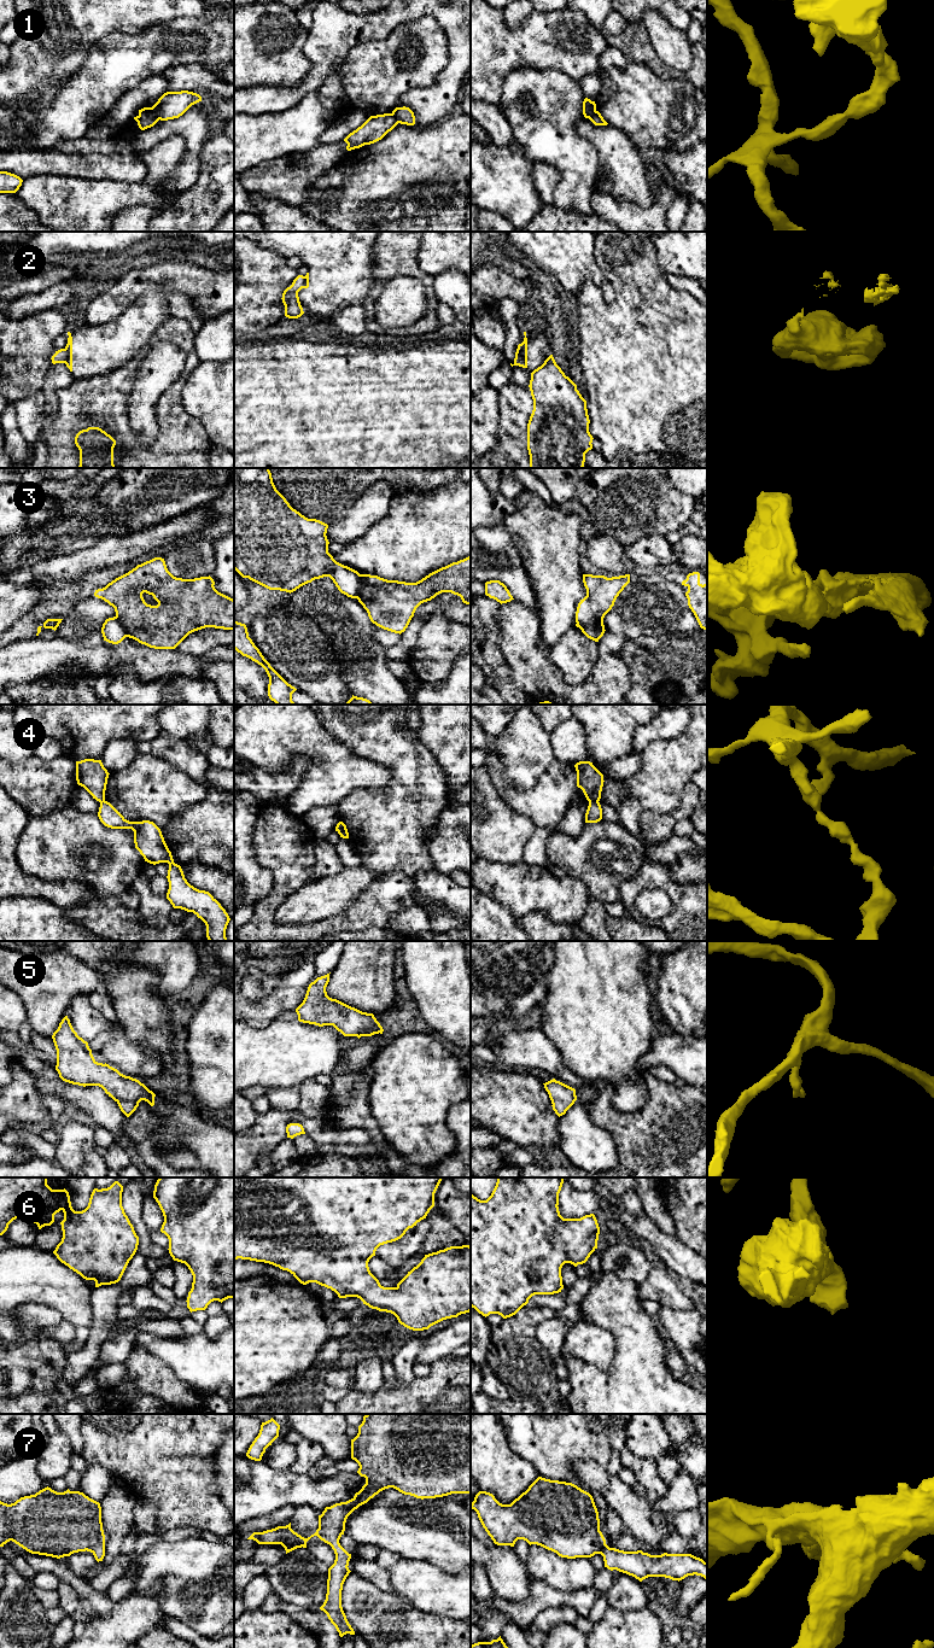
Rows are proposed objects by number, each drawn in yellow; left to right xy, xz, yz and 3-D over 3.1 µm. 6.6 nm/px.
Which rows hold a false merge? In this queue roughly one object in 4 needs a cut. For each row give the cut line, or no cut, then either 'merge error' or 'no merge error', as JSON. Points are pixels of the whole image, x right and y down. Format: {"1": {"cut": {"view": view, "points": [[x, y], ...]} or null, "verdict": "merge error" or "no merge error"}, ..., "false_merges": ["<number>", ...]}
{"1": {"cut": {"view": "xy", "points": [[152, 106], [158, 120]]}, "verdict": "merge error"}, "2": {"cut": {"view": "xy", "points": [[63, 349], [66, 355], [64, 362]]}, "verdict": "merge error"}, "3": {"cut": {"view": "yz", "points": [[577, 623], [595, 625], [605, 630]]}, "verdict": "merge error"}, "4": {"cut": {"view": "yz", "points": [[589, 801], [597, 802]]}, "verdict": "merge error"}, "5": {"cut": null, "verdict": "no merge error"}, "6": {"cut": null, "verdict": "no merge error"}, "7": {"cut": null, "verdict": "no merge error"}, "false_merges": ["1", "2", "3", "4"]}

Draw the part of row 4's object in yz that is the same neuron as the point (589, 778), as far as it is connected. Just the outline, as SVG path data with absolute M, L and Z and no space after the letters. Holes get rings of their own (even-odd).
M579 761L574 765L577 787L580 788L589 802L599 802L603 787L603 775L590 761Z

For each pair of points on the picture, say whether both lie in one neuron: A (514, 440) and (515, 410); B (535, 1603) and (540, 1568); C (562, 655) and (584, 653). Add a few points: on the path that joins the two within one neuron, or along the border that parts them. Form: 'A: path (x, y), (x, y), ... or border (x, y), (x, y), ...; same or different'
A: path (514, 433), (514, 418); same
B: border (532, 1578), (565, 1591); different
C: path (567, 655), (579, 654); same

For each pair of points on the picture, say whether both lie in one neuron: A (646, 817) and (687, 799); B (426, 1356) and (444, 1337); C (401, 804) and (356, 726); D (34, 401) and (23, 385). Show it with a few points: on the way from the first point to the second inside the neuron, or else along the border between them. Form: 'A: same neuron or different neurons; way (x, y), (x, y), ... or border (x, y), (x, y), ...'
A: same neuron; way (658, 819), (672, 819), (681, 811)
B: same neuron; way (431, 1351), (441, 1342)
C: same neuron; way (401, 784), (401, 769), (375, 743)
D: different neurons; border (41, 389), (13, 403)

